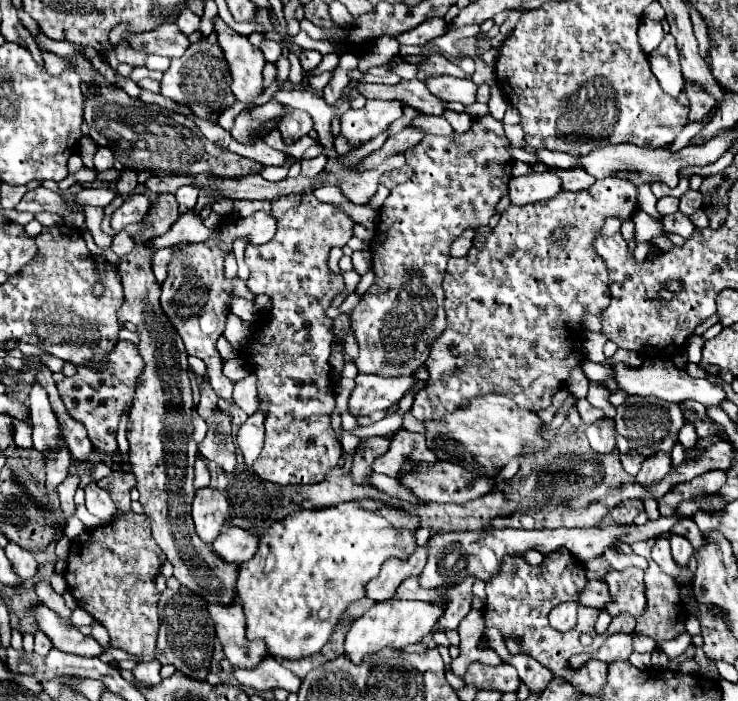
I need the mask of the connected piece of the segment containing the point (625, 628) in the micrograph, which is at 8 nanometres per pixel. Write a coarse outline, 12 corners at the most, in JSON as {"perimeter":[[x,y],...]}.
{"perimeter":[[628,614],[612,618],[604,636],[632,634],[636,626]]}

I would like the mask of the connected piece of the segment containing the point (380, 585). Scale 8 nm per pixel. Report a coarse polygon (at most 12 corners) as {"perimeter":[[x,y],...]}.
{"perimeter":[[428,544],[406,560],[386,560],[366,586],[376,602],[392,598],[404,578],[422,574]]}

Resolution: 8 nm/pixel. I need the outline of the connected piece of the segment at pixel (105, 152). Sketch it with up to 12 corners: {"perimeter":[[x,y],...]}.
{"perimeter":[[98,148],[94,154],[96,172],[106,172],[114,166],[114,152]]}

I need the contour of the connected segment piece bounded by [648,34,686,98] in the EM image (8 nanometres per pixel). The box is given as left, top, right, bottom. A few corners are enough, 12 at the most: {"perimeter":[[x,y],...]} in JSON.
{"perimeter":[[665,34],[648,54],[666,94],[686,94],[676,40]]}

